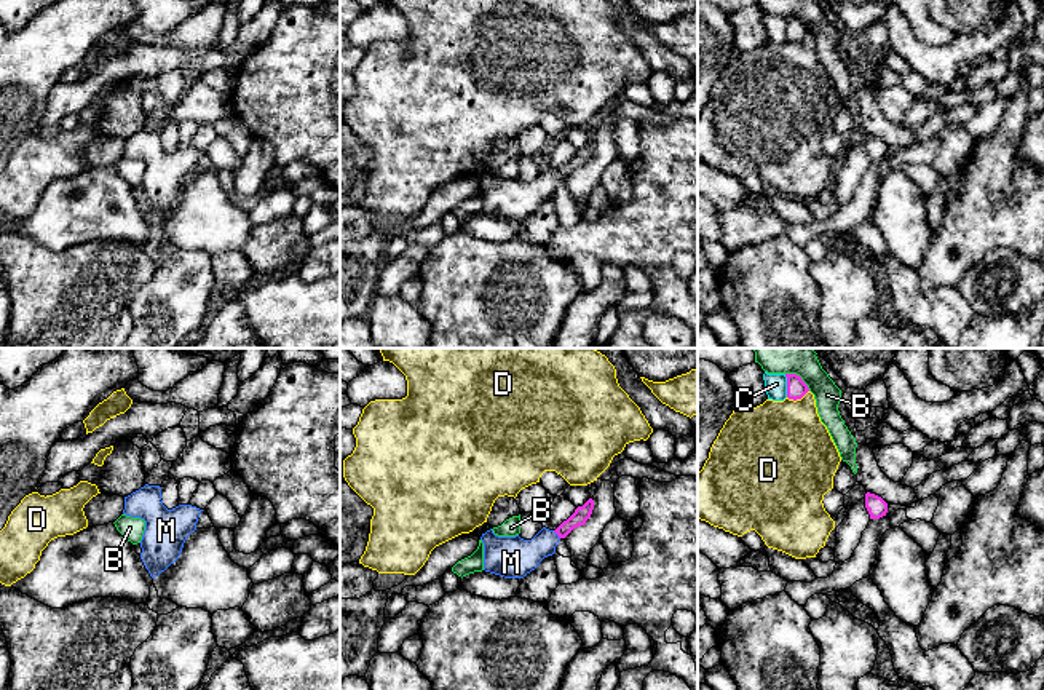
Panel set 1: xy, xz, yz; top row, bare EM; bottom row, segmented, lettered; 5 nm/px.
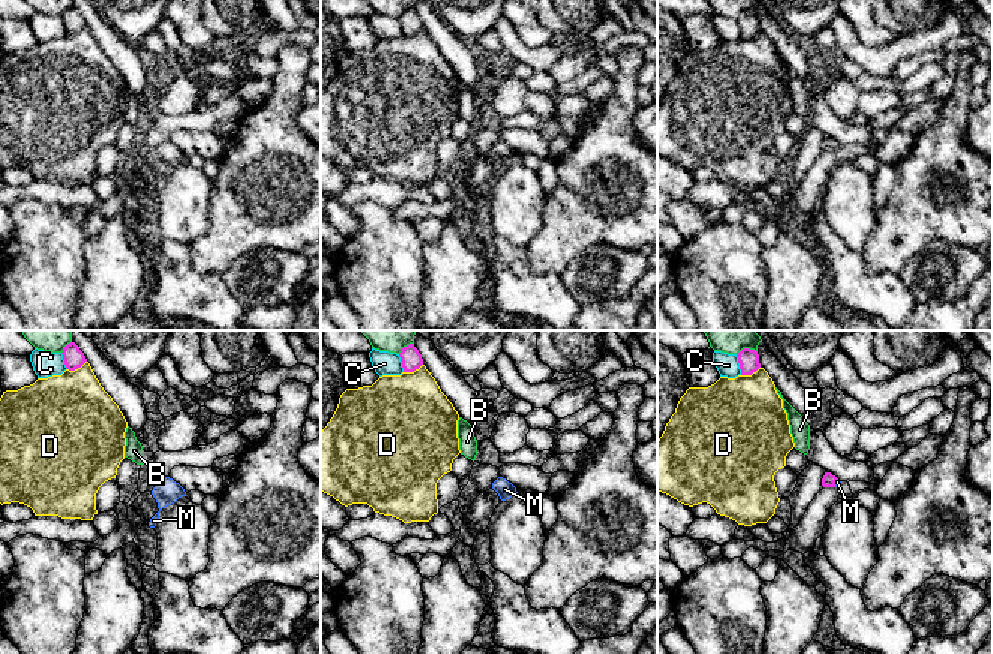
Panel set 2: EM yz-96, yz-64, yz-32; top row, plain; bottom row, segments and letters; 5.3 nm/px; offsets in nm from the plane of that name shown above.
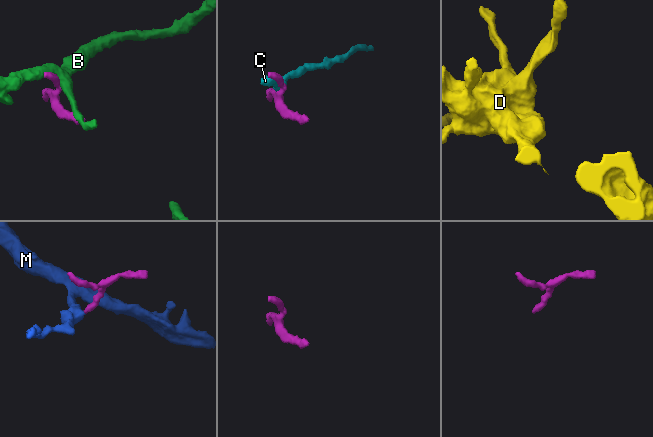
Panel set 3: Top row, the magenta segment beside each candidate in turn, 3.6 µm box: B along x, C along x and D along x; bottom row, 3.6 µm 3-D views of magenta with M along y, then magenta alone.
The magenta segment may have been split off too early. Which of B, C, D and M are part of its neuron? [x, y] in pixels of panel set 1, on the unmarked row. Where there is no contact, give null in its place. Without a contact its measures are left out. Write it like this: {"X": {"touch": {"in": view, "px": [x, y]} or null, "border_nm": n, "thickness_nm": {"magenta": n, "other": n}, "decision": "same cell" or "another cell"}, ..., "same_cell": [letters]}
{"B": {"touch": {"in": "yz", "px": [800, 19]}, "border_nm": 160, "thickness_nm": {"magenta": 100, "other": 140}, "decision": "another cell"}, "C": {"touch": {"in": "yz", "px": [787, 27]}, "border_nm": 120, "thickness_nm": {"magenta": 100, "other": 110}, "decision": "another cell"}, "D": {"touch": {"in": "yz", "px": [797, 40]}, "border_nm": 120, "thickness_nm": {"magenta": 100, "other": 440}, "decision": "another cell"}, "M": {"touch": {"in": "xz", "px": [557, 176]}, "border_nm": 60, "thickness_nm": {"magenta": 80, "other": 200}, "decision": "same cell"}, "same_cell": ["M"]}

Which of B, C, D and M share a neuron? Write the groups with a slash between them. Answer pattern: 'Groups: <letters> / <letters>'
Groups: B / C / D / M

